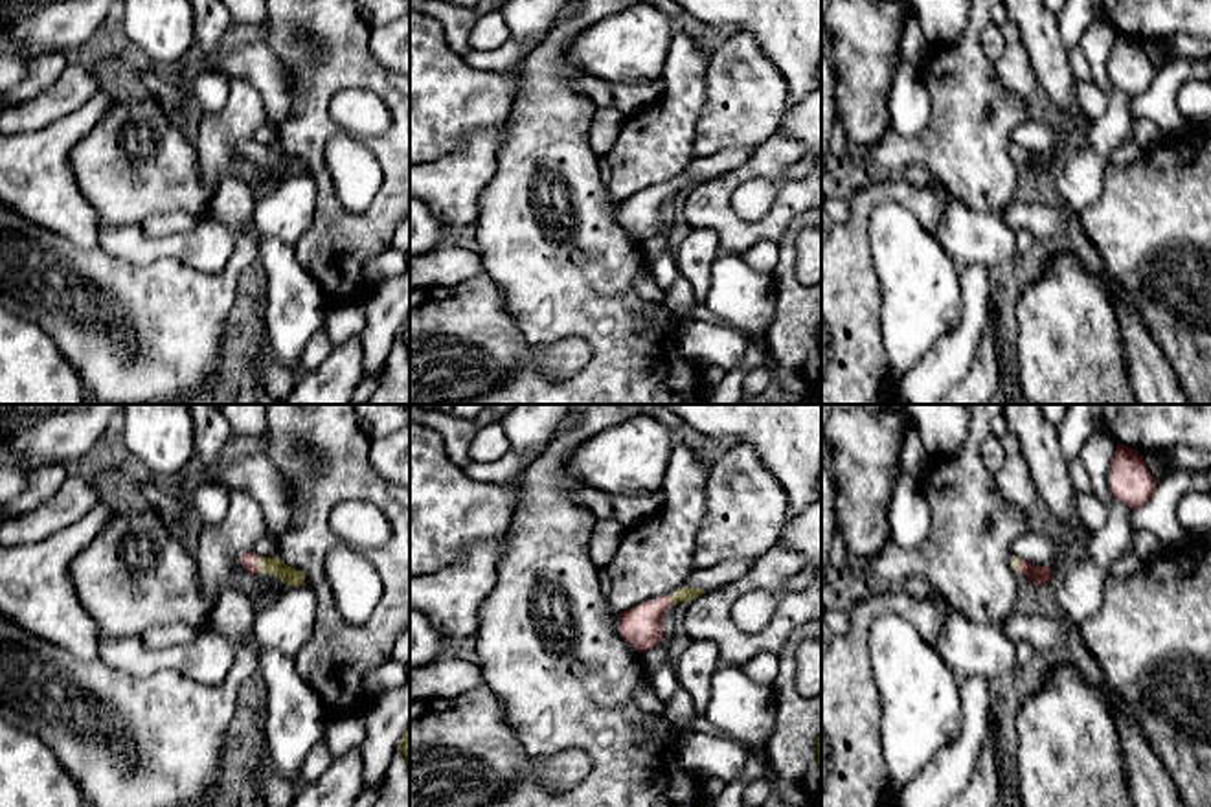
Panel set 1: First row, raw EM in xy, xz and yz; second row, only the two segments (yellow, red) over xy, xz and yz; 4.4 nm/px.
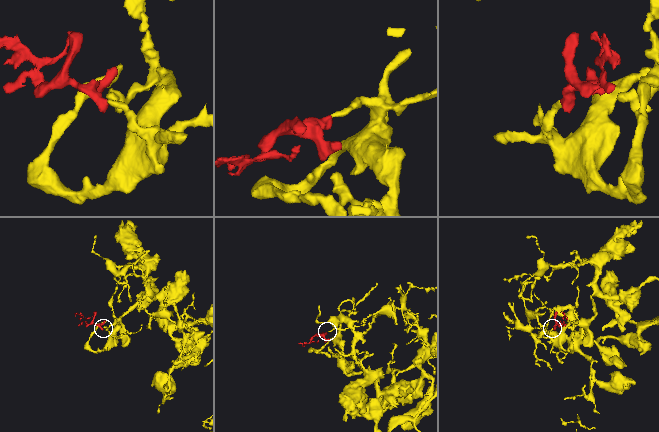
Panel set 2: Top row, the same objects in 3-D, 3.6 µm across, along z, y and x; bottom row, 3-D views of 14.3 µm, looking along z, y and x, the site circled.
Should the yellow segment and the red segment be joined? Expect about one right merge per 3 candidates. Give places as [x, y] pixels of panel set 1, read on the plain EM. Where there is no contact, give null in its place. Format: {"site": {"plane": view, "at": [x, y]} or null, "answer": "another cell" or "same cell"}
{"site": {"plane": "xy", "at": [260, 153]}, "answer": "same cell"}

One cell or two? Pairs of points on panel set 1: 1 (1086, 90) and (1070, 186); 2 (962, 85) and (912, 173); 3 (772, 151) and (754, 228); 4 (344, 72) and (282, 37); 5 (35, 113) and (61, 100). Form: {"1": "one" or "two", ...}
{"1": "two", "2": "two", "3": "one", "4": "one", "5": "one"}

